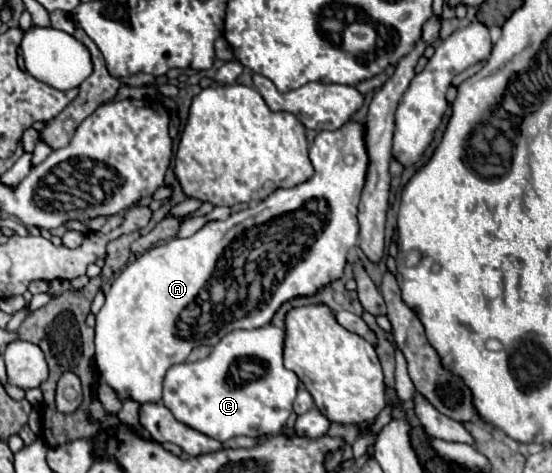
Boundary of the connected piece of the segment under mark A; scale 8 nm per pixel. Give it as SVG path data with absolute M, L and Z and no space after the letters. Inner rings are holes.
M348 120L338 130L324 130L324 132L320 132L316 136L314 144L310 146L310 160L312 160L312 164L316 168L312 180L308 180L304 184L298 184L294 188L280 188L280 190L272 192L268 198L264 198L262 202L258 202L256 206L250 206L250 208L246 208L242 212L230 214L230 218L226 218L226 220L210 220L190 238L172 238L170 242L166 242L162 246L154 246L154 248L146 250L134 262L130 262L122 270L122 274L112 282L110 290L106 292L106 302L104 302L102 310L96 316L96 354L94 354L94 358L96 358L96 366L100 370L100 380L106 382L108 386L112 386L122 400L126 396L132 396L140 404L144 404L144 402L158 402L162 398L162 384L164 384L164 376L166 376L168 368L174 366L174 364L186 362L186 358L188 358L192 348L202 346L202 344L204 346L216 346L232 330L266 326L266 324L272 322L274 314L280 310L280 306L284 302L288 302L292 298L298 298L298 296L314 296L326 284L336 282L336 280L340 280L344 276L344 266L348 262L348 252L350 252L350 248L356 246L358 232L360 232L358 220L356 220L356 216L358 216L358 200L360 200L366 176L368 176L368 164L370 164L368 148L366 148L366 124L364 122ZM240 232L242 232L240 242L246 242L246 244L238 252L238 234Z

